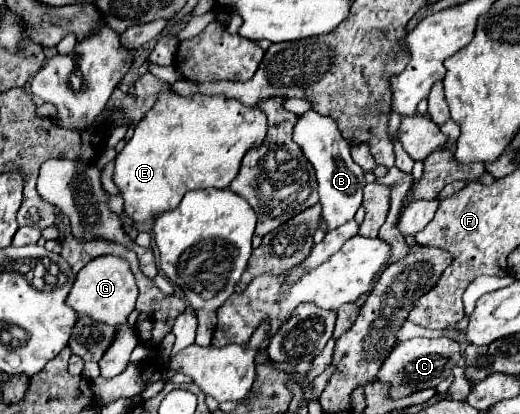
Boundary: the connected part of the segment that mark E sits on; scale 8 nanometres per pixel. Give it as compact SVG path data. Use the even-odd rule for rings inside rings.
M162 93L158 103L150 113L136 125L132 139L116 157L114 183L122 191L124 209L130 219L142 223L146 219L156 219L166 209L176 209L184 193L194 189L224 189L238 175L242 157L252 149L260 147L266 139L266 115L258 107L242 105L226 95L202 95L194 93L190 97L178 97L174 93Z

